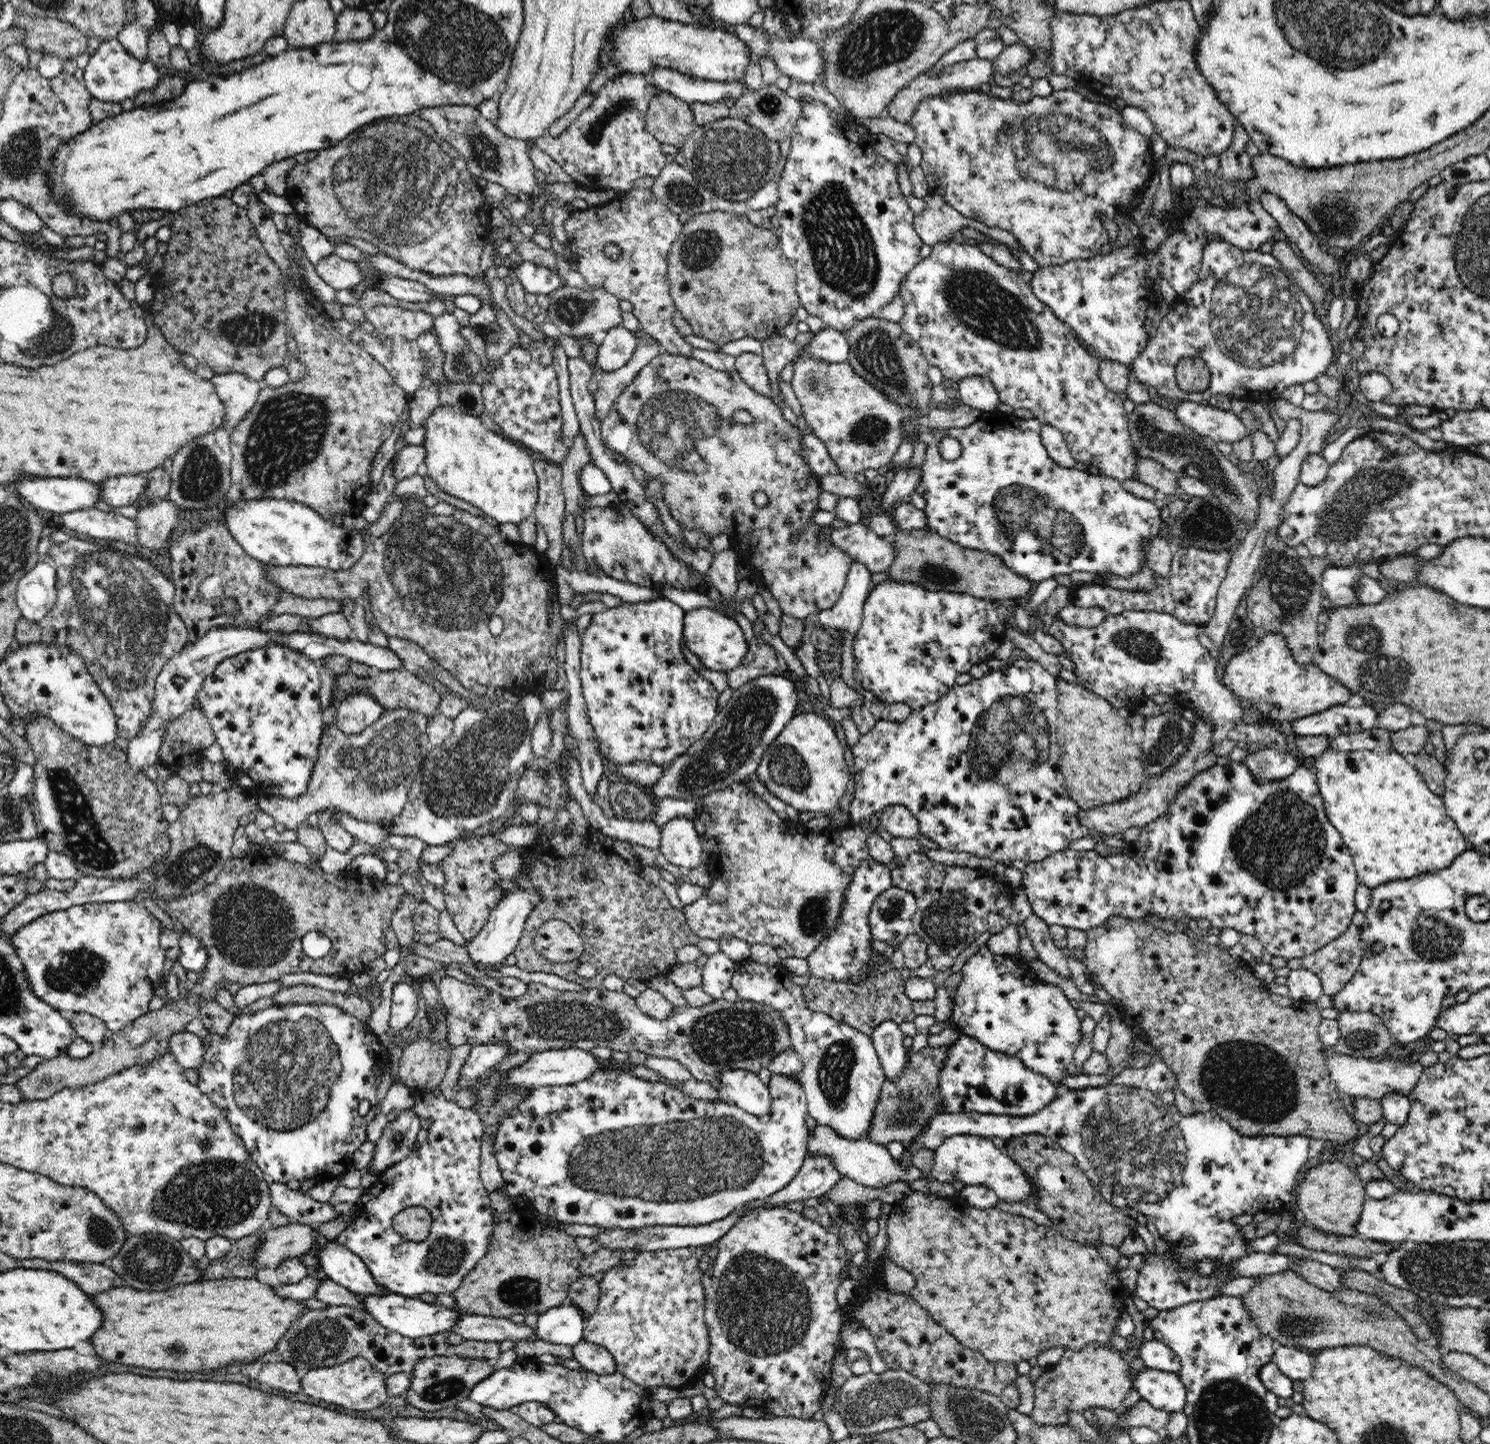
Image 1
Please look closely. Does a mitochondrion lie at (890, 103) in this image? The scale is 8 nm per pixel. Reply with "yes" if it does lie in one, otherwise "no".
no

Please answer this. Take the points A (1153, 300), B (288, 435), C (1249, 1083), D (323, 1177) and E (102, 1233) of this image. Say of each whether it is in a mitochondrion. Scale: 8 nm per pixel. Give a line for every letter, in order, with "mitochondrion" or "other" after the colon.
A: other
B: mitochondrion
C: mitochondrion
D: other
E: mitochondrion

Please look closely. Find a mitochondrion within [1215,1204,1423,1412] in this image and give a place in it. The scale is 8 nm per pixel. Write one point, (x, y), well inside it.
(1293, 1325)

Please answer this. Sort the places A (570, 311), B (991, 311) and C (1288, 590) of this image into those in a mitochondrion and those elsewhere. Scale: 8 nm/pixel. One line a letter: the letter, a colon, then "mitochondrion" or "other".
A: mitochondrion
B: mitochondrion
C: mitochondrion

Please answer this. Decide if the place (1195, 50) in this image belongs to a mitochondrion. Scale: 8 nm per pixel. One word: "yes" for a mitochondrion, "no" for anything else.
no

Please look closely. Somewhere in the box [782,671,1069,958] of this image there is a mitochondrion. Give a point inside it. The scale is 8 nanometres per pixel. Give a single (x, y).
(1013, 728)

